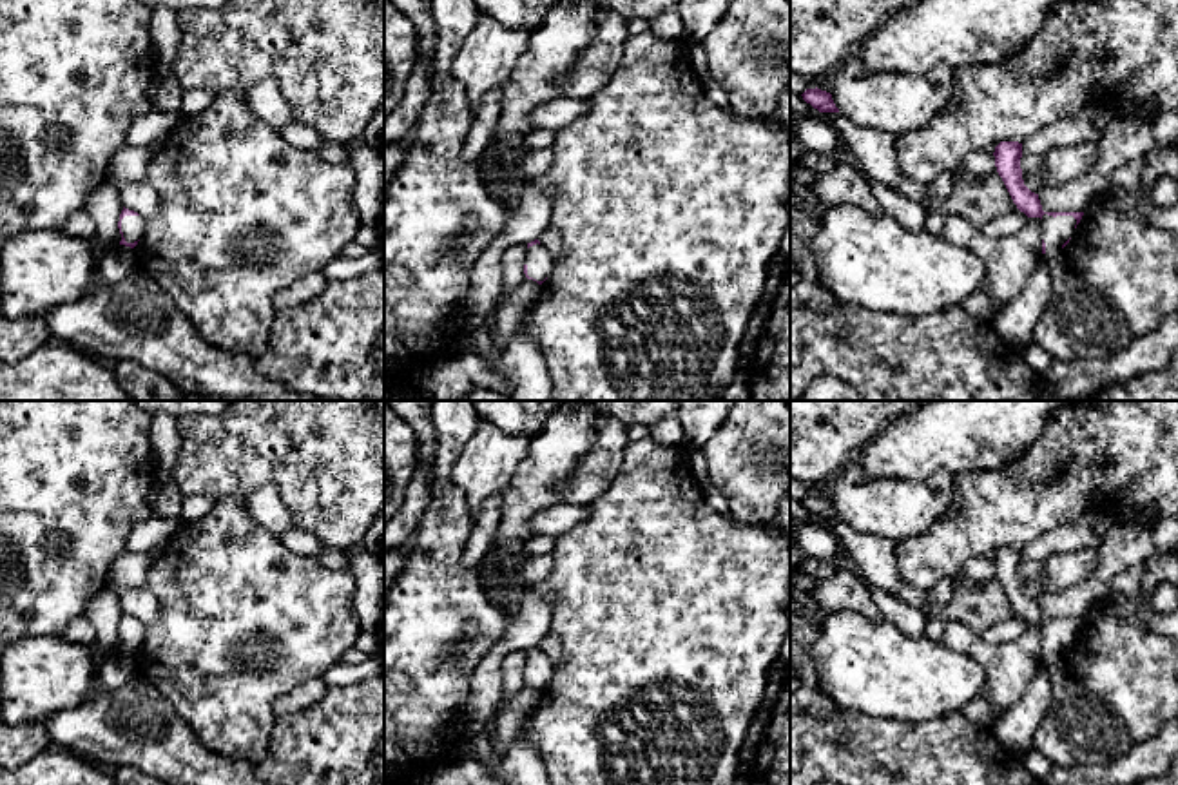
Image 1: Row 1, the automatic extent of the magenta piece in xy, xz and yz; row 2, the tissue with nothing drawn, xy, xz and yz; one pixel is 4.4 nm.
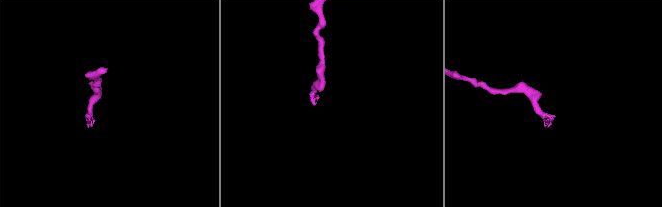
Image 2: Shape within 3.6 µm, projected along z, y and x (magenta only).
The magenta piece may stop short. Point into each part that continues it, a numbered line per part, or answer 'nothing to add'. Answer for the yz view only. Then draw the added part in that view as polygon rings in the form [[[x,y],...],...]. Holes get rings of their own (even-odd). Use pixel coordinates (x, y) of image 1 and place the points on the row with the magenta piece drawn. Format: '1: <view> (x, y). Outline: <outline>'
1: yz (1079, 321). Outline: [[[1042,216],[1051,296],[1035,325],[1033,341],[1051,359],[1107,359],[1135,339],[1120,306],[1078,279],[1062,259],[1062,245],[1073,236],[1073,216]]]

